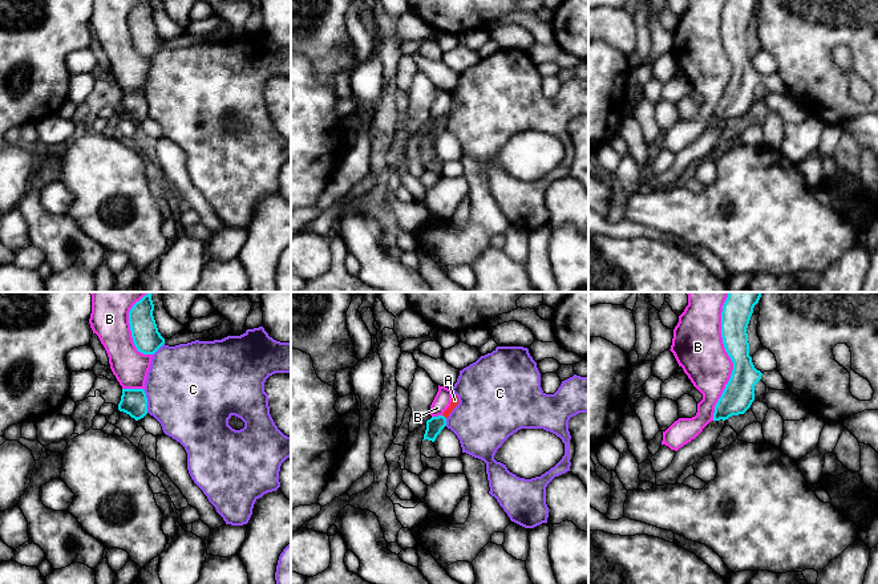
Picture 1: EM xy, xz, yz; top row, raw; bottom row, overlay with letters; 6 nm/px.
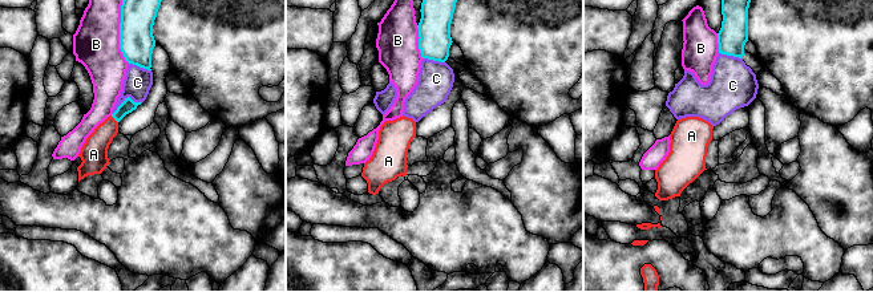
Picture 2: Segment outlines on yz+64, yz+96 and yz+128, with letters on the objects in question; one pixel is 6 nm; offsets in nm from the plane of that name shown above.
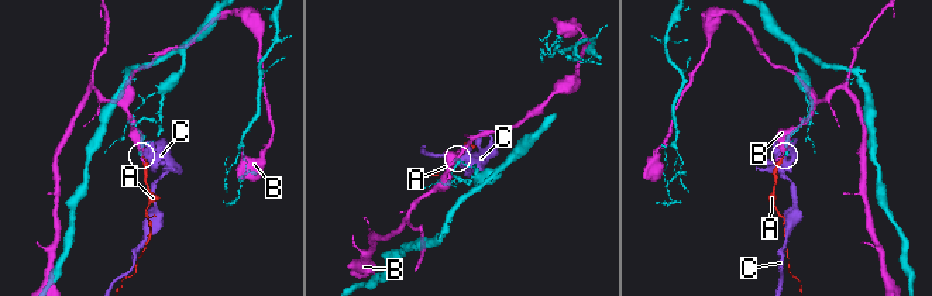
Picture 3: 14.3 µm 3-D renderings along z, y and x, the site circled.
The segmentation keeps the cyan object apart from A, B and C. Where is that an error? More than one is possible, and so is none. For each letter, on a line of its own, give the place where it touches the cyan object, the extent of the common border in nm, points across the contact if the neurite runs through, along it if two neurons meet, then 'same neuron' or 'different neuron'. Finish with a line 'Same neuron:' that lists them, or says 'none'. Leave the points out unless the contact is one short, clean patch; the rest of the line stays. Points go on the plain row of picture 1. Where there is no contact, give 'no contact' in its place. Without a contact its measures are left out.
A: meets cyan in xz at (444, 120); contact 40 nm long; runs through xz (435, 128), (444, 120), (454, 102); same neuron
B: meets cyan in yz at (731, 61); contact 750 nm long; different neuron
C: meets cyan in xy at (146, 104); contact 140 nm long; different neuron
Same neuron: A

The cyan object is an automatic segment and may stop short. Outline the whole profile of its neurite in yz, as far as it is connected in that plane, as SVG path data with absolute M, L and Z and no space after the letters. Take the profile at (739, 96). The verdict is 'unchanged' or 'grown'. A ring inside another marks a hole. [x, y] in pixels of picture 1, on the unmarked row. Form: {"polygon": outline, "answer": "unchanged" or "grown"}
{"polygon": "M727 0L721 15L721 40L725 54L733 65L733 73L725 92L719 101L713 123L725 123L732 118L744 117L754 104L754 89L761 82L762 76L757 73L749 58L749 45L746 31L760 0Z", "answer": "unchanged"}

